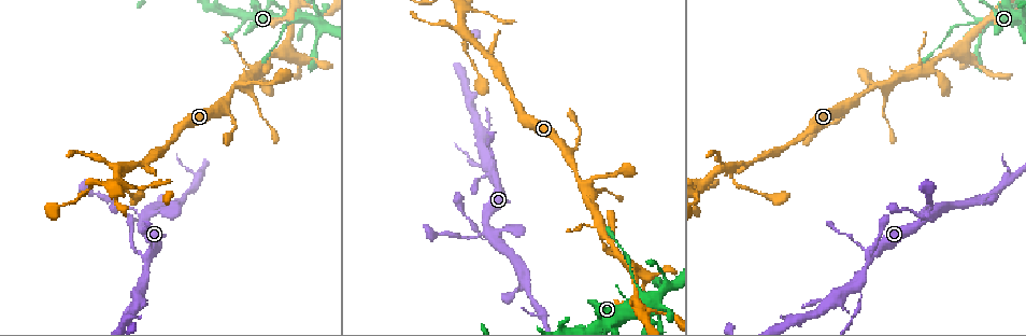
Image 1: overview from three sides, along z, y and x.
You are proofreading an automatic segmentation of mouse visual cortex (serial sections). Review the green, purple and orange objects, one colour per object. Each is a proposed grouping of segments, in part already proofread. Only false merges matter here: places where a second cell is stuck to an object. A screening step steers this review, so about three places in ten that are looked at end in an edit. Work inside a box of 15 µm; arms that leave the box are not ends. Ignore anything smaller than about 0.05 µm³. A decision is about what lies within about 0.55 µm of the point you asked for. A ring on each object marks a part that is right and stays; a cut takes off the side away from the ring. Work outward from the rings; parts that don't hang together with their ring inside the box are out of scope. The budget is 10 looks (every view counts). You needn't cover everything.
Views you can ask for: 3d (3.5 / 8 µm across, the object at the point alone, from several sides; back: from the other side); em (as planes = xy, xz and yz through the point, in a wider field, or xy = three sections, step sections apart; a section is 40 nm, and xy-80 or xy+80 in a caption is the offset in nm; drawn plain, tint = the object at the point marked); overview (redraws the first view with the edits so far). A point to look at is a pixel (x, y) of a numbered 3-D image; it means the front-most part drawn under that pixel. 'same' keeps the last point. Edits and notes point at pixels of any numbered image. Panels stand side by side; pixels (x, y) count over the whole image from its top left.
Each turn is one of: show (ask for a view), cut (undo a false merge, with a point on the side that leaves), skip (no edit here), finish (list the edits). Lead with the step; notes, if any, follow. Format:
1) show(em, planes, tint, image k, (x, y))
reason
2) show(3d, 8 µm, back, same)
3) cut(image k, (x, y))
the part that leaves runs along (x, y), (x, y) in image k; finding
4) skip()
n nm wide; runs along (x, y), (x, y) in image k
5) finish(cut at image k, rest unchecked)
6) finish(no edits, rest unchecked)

show(3d, 3.5 µm, image 1, (606, 236))
a narrow waist

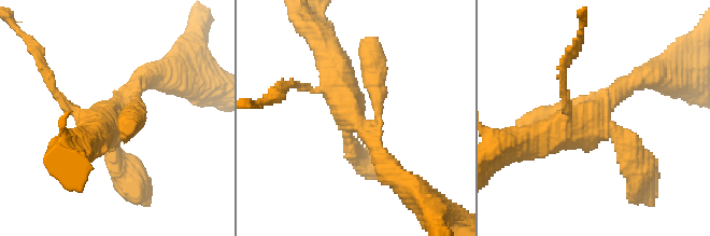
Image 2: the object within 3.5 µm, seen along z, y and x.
skip()
runs along (538, 138), (588, 122), (643, 75) in image 2; one cell here

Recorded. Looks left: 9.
show(3d, 3.5 µm, image 1, (640, 290))
calibre changes

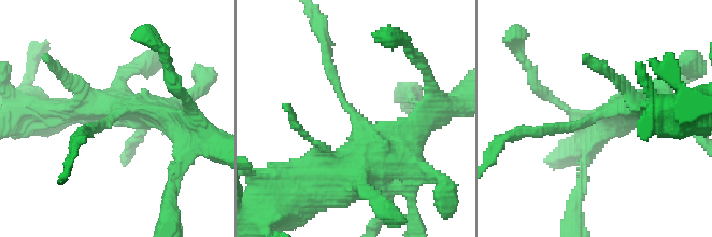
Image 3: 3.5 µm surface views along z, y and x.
show(em, xy, step 5, plain, image 3, (356, 119))
arms of 150, 400 nm

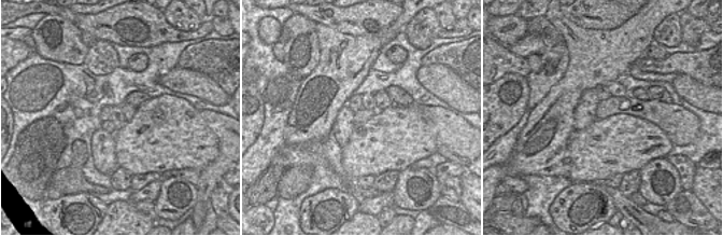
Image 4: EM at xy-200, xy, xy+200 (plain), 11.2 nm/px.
show(em, xy, step 5, tint, same)

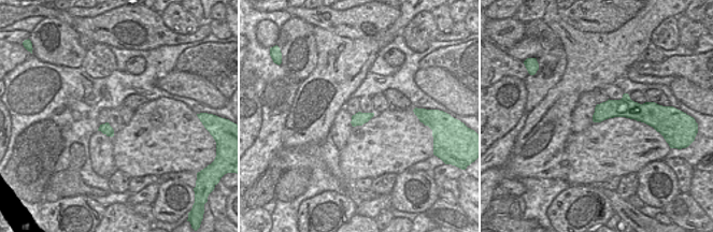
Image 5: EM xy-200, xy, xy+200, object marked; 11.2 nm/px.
cut(image 3, (549, 129))
two cells meet here

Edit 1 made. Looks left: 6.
show(3d, 3.5 µm, image 1, (857, 286))
two arms in line, one across

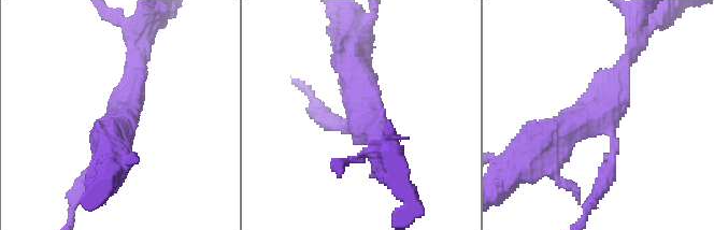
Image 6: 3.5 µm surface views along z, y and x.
show(em, xy, step 3, plain, image 6, (359, 116))
3 arms; arms of 100, 250, 450 nm

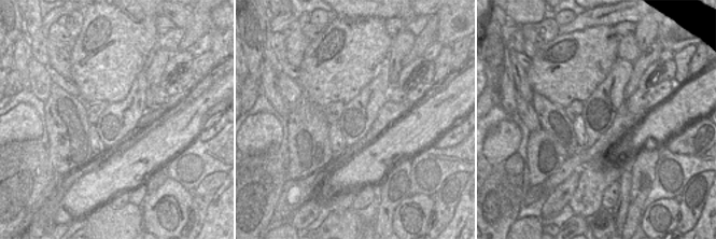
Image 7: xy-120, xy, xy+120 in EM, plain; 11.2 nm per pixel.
show(em, xy, step 3, tint, same)

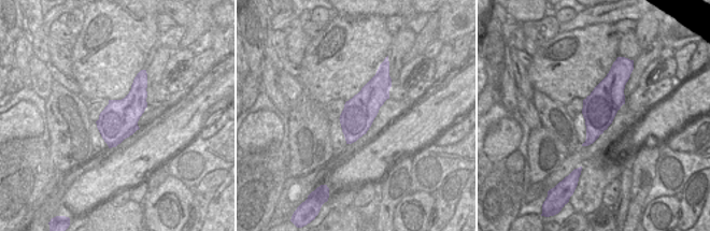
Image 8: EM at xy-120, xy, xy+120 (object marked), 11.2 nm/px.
skip()
runs along (631, 55), (607, 109), (543, 152) in image 6; all the same cell

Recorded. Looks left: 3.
show(3d, 3.5 µm, image 1, (732, 166))
side arm on a straight run

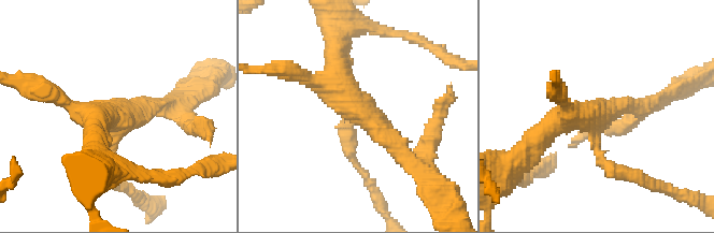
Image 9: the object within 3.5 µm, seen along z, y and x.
show(em, planes, tint, image 9, (359, 110))
need the tissue

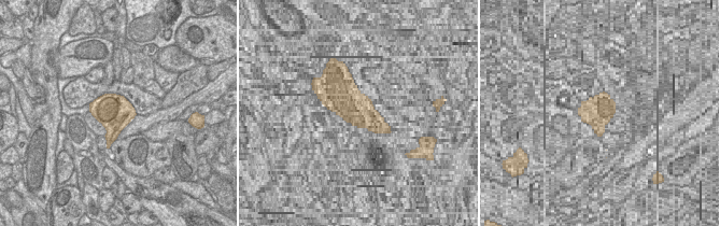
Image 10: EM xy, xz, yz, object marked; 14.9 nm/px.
skip()
one cell here

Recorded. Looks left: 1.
finish(cut at image 3, rest unchecked)

